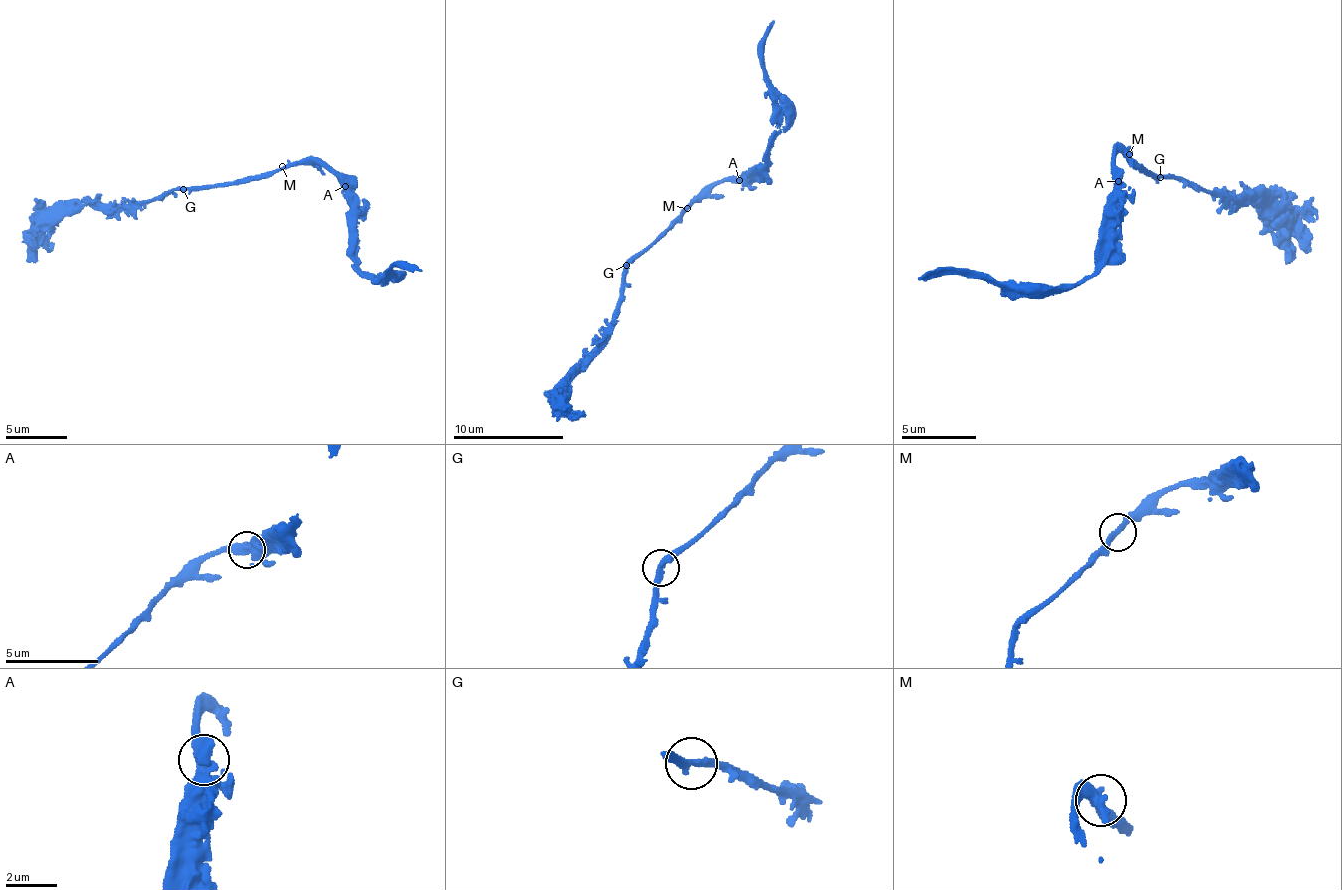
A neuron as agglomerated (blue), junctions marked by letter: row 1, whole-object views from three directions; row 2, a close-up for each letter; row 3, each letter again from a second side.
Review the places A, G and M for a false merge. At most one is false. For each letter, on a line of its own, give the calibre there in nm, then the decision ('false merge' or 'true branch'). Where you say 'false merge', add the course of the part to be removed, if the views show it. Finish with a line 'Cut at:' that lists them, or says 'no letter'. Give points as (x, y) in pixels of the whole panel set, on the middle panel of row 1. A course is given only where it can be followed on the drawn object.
A: 440 nm | true branch
G: 320 nm | true branch
M: 280 nm | true branch
Cut at: no letter

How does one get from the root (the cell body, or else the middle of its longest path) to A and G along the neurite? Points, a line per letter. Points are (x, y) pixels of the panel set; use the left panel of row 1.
A: (280, 170), (297, 163), (319, 164), (345, 185)
G: (280, 170), (253, 178), (238, 178), (222, 184), (182, 190)

